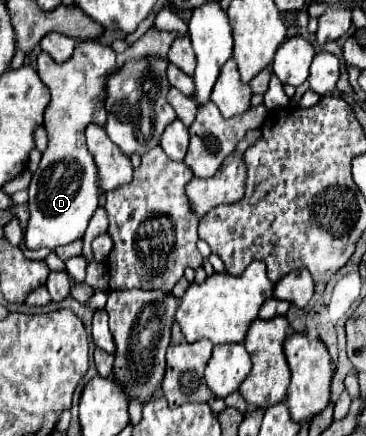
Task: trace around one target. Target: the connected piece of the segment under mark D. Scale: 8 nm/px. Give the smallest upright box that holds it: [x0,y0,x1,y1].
[25,40,117,250]

